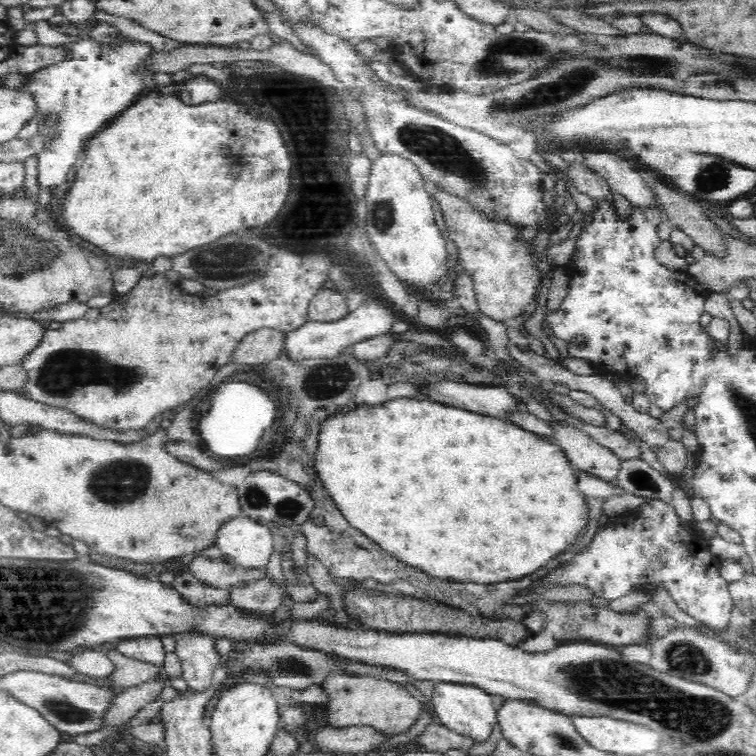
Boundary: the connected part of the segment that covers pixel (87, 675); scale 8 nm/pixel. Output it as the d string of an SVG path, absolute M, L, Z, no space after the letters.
M93 649L96 652L84 652L72 658L72 668L82 679L102 681L116 672L116 663L108 658L104 649Z

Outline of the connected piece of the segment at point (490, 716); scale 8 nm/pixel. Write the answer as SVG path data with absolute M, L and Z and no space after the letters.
M459 682L435 683L431 703L440 725L456 734L474 737L477 741L488 738L497 725L498 706L493 696L484 689Z

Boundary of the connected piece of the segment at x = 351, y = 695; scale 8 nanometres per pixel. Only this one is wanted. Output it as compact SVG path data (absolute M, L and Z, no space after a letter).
M334 676L324 686L329 696L327 717L330 726L344 728L350 725L370 725L388 731L388 733L399 734L407 732L415 723L422 711L421 702L410 696L398 684L374 680L373 678L345 678L345 676Z

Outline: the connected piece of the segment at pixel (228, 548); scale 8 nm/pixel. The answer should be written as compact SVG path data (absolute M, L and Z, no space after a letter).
M240 514L220 525L215 545L224 556L242 565L257 567L268 563L273 538L264 522Z

